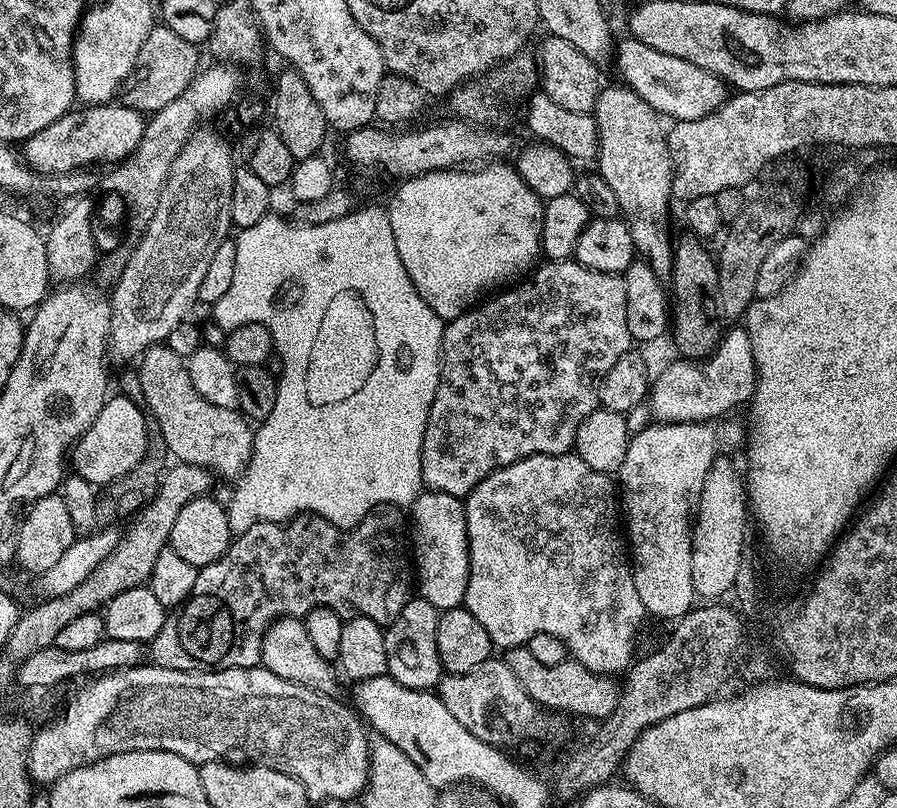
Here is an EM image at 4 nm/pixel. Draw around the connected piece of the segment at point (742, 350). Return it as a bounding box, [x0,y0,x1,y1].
[650,326,756,422]

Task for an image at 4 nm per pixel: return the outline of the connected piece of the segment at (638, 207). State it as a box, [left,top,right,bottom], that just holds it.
[594,86,673,278]

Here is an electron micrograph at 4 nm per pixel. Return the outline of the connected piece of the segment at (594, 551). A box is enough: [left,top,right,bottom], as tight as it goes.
[463,454,646,677]

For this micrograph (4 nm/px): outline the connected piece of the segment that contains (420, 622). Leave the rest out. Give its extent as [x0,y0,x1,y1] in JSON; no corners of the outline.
[384,598,442,690]

